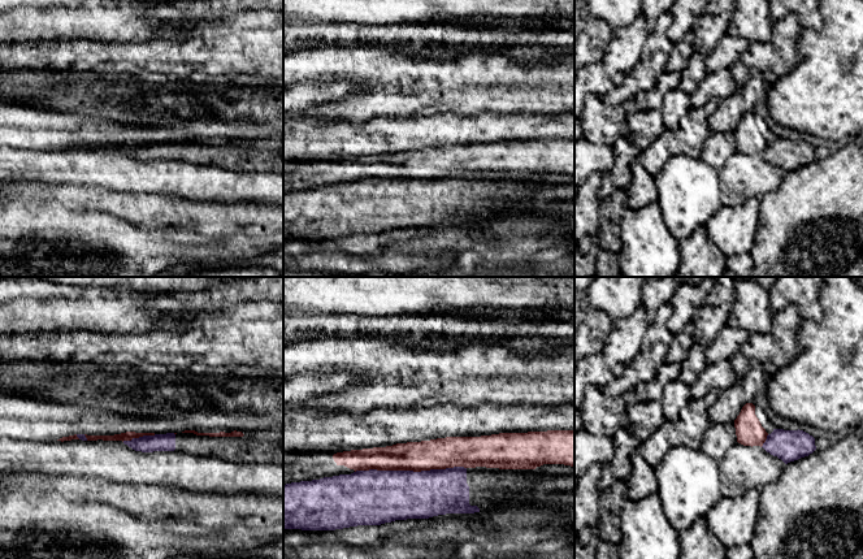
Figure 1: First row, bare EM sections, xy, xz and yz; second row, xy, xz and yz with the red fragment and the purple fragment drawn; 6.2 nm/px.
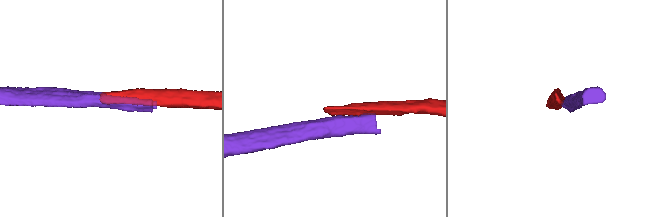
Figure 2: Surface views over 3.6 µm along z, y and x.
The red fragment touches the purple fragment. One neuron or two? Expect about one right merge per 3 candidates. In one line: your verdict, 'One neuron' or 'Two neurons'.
Two neurons

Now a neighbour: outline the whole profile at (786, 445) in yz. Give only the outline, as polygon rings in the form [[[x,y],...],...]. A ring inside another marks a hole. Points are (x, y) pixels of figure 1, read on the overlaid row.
[[[773,429],[762,447],[785,464],[808,456],[816,450],[815,438],[799,429]]]

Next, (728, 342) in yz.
[[[730,325],[724,326],[716,338],[704,347],[704,359],[707,364],[730,360],[741,347],[749,342],[749,338],[750,333],[743,329]]]

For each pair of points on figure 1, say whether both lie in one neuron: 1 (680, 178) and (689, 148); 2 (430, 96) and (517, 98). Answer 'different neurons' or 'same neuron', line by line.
1: different neurons
2: same neuron

